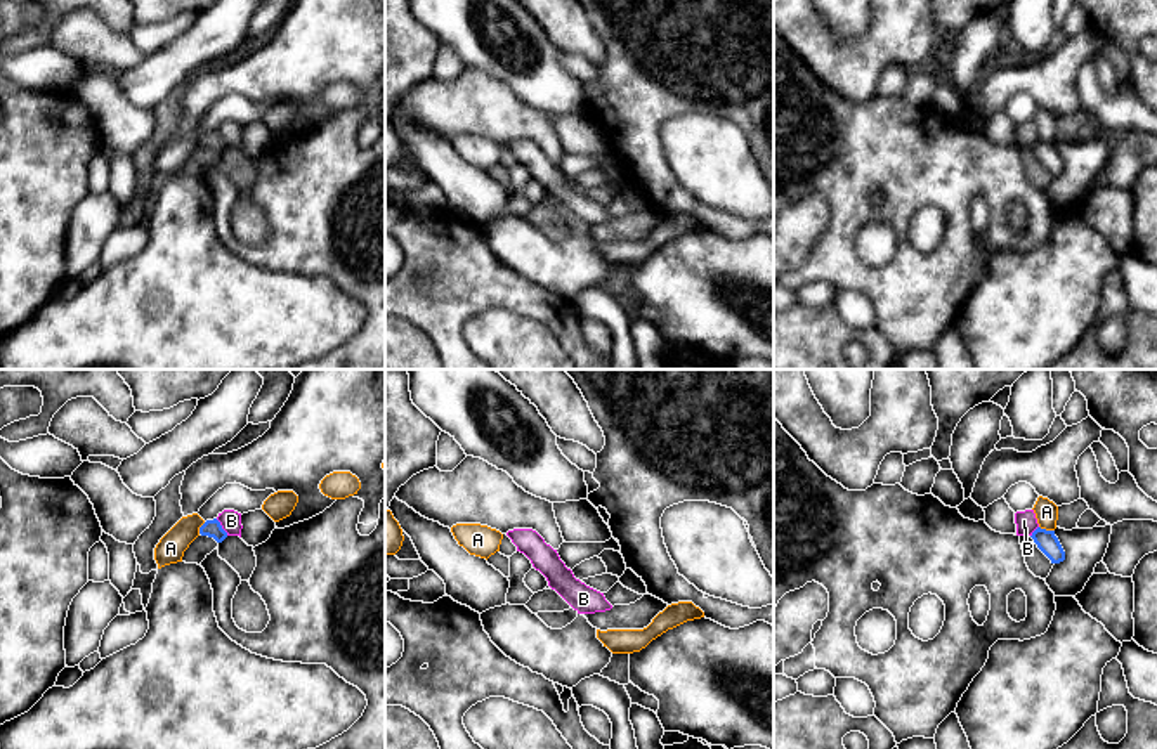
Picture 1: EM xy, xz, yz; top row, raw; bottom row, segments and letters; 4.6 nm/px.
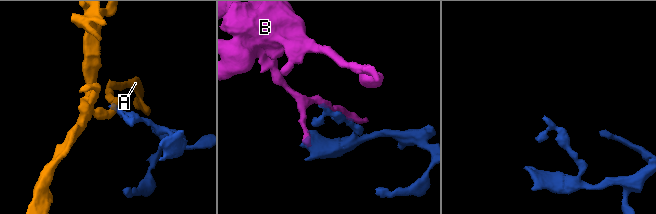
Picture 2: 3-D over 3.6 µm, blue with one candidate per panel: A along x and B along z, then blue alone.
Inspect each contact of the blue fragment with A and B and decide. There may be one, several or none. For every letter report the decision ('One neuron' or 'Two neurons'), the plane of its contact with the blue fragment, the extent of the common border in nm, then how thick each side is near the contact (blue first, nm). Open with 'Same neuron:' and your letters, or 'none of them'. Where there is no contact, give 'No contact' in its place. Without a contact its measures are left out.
Same neuron: none of them
A: Two neurons. Touches blue in yz. Shared border 80 nm. Thickness 100 nm (blue) against 110 nm
B: Two neurons. Touches blue in xy. Shared border 100 nm. Thickness 80 nm (blue) against 100 nm

